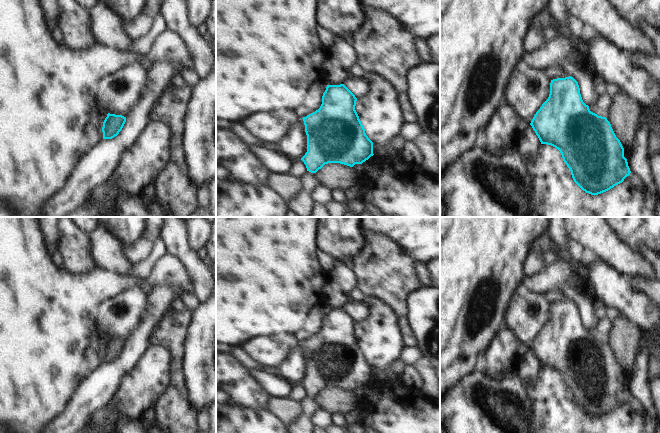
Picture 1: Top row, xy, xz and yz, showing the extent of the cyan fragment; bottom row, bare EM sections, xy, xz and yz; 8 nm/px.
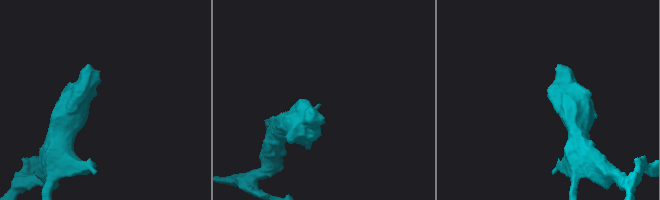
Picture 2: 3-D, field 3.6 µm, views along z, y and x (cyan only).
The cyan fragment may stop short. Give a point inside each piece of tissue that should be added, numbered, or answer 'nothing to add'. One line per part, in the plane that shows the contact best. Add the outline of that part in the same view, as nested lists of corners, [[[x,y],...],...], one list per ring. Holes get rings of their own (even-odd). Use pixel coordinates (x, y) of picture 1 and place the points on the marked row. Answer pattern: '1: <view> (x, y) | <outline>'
nothing to add

